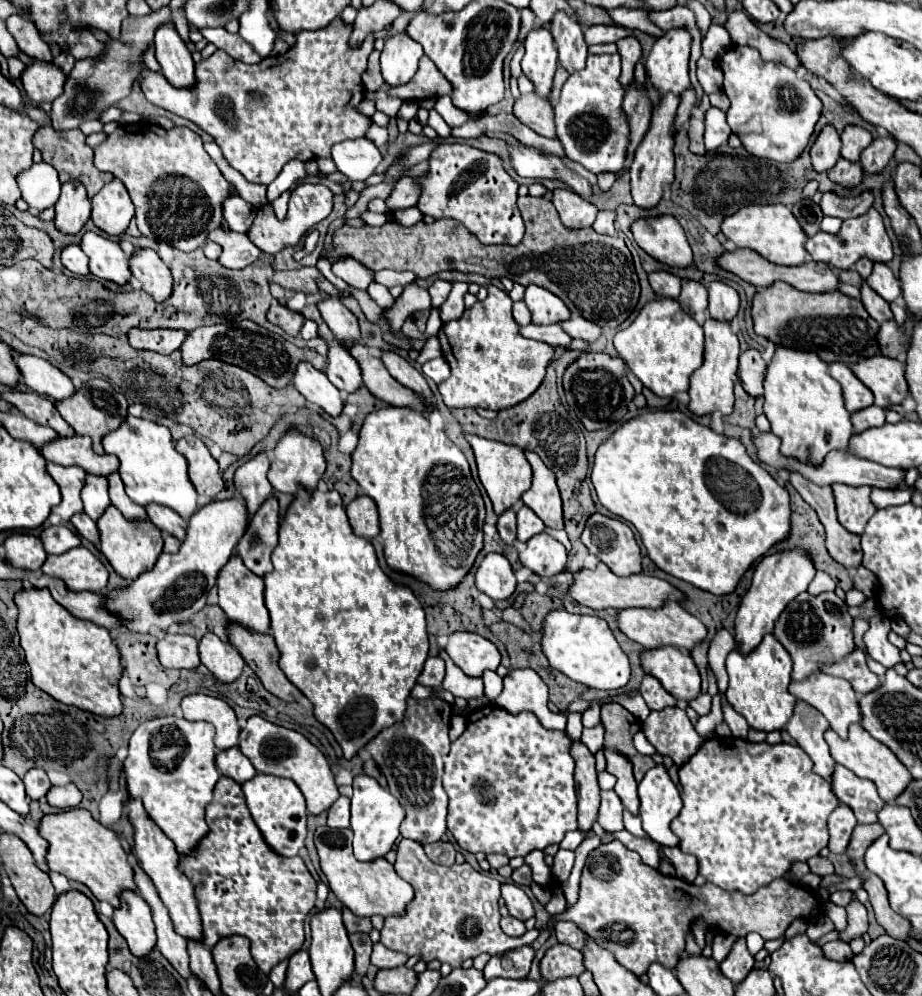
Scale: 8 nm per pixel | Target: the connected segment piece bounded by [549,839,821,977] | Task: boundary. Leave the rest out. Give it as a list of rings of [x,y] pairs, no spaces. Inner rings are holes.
[[[613,839],[587,855],[577,903],[565,913],[552,916],[549,928],[554,929],[561,920],[573,921],[597,945],[611,951],[619,965],[639,977],[647,973],[651,963],[673,969],[685,949],[687,937],[693,935],[691,925],[699,919],[703,919],[707,927],[719,927],[719,933],[745,937],[755,931],[767,941],[781,939],[793,919],[819,915],[821,901],[807,887],[781,879],[759,889],[753,897],[737,897],[735,893],[725,893],[721,887],[709,883],[695,887],[645,865],[637,851],[631,851],[621,841]]]

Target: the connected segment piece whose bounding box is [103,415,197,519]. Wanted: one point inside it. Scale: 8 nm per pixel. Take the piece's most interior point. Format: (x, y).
(153, 472)

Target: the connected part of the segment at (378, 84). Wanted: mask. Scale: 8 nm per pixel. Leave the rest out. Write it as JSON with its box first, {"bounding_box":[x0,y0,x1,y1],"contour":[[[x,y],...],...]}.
{"bounding_box":[363,51,385,93],"contour":[[[373,51],[369,55],[369,67],[365,71],[363,81],[365,81],[365,89],[371,91],[371,93],[373,91],[381,91],[385,87],[385,79],[383,79],[381,67],[379,67],[379,51]]]}

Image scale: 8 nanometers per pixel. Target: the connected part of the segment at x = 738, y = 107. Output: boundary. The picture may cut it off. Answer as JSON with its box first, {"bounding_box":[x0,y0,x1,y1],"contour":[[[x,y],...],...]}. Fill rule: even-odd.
{"bounding_box":[705,45,821,163],"contour":[[[733,45],[721,59],[719,65],[725,73],[723,91],[731,101],[731,107],[725,113],[717,107],[707,109],[705,113],[705,147],[715,151],[727,143],[729,133],[737,133],[743,147],[757,157],[789,163],[801,155],[807,147],[809,137],[813,135],[815,123],[821,115],[821,101],[805,79],[799,79],[797,73],[783,63],[763,61],[757,49]],[[755,123],[755,125],[751,125]],[[731,127],[731,129],[729,129]],[[753,145],[755,147],[749,147]]]}

